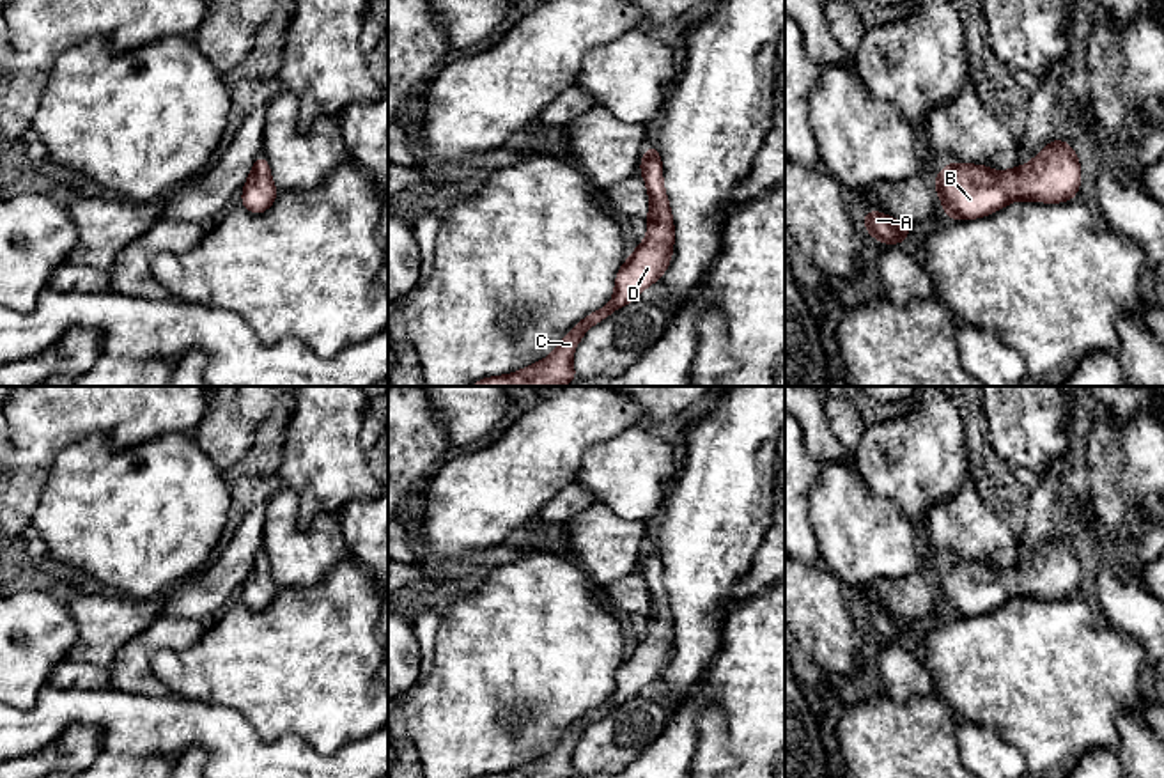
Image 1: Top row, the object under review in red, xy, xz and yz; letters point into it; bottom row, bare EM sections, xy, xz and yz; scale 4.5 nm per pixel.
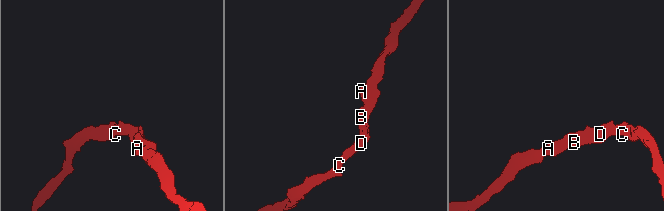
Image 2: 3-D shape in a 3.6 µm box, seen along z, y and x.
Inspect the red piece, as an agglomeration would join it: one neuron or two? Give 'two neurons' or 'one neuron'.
one neuron

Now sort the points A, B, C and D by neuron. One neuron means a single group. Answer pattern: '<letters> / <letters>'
A B C D

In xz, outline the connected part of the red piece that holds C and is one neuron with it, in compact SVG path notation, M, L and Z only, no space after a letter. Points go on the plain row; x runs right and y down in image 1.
M650 539L647 544L640 558L640 567L650 597L648 613L645 615L648 631L618 666L611 698L574 721L555 748L542 759L514 771L485 774L480 778L576 778L578 771L572 764L572 751L581 734L592 723L608 716L615 707L640 695L640 689L645 684L663 675L673 652L675 626L668 592L663 583L661 551L656 541Z

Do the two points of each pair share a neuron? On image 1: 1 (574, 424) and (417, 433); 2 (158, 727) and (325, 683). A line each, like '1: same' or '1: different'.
1: different
2: different

